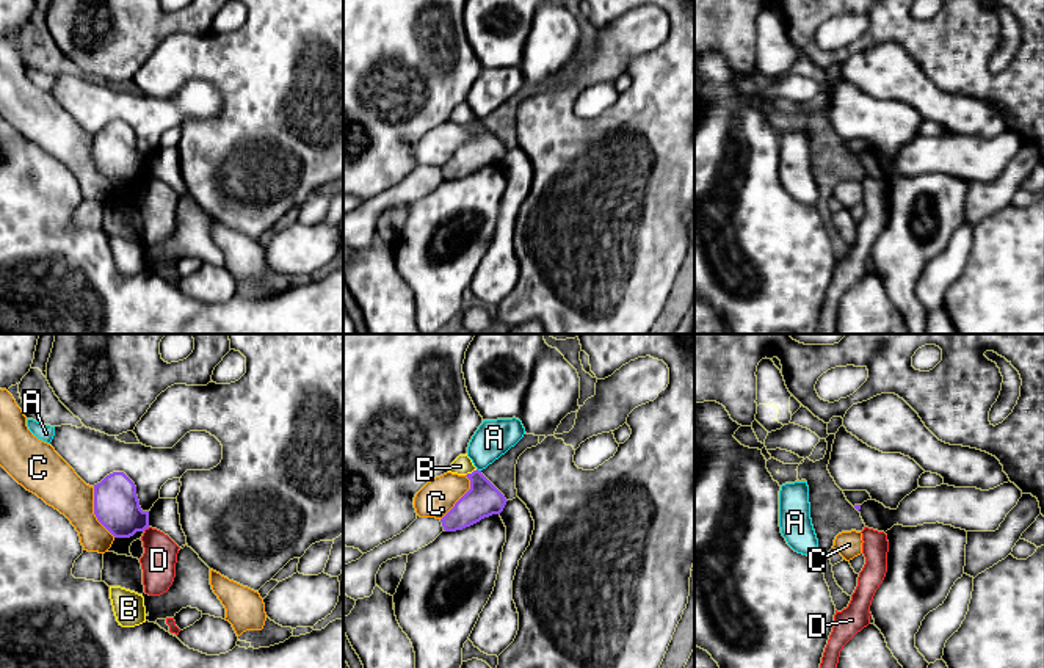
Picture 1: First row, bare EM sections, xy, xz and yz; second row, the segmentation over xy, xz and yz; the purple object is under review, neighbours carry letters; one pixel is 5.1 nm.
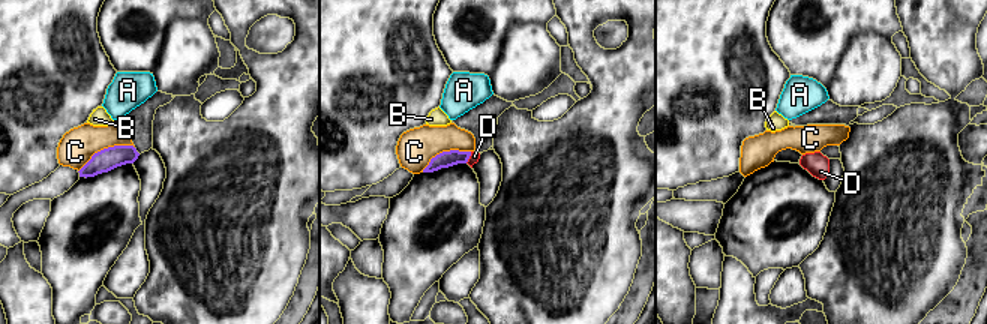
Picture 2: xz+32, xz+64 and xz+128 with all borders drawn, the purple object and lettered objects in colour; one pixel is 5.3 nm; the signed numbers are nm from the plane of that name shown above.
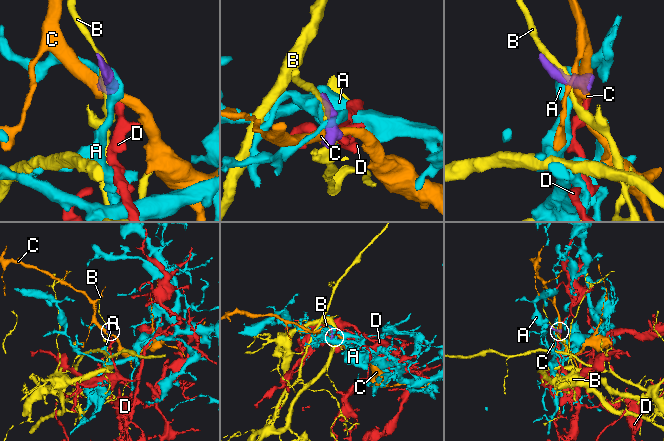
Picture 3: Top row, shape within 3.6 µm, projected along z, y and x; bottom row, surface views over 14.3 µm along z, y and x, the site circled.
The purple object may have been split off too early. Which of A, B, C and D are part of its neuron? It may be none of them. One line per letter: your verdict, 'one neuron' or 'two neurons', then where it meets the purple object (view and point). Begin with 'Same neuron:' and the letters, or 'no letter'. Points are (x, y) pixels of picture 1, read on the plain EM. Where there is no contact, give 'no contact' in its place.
Same neuron: no letter
A: two neurons; meets purple in xz at (477, 118)
B: two neurons; meets purple in xz at (472, 121)
C: two neurons; meets purple in xy at (94, 160)
D: two neurons; meets purple in xy at (146, 176)

